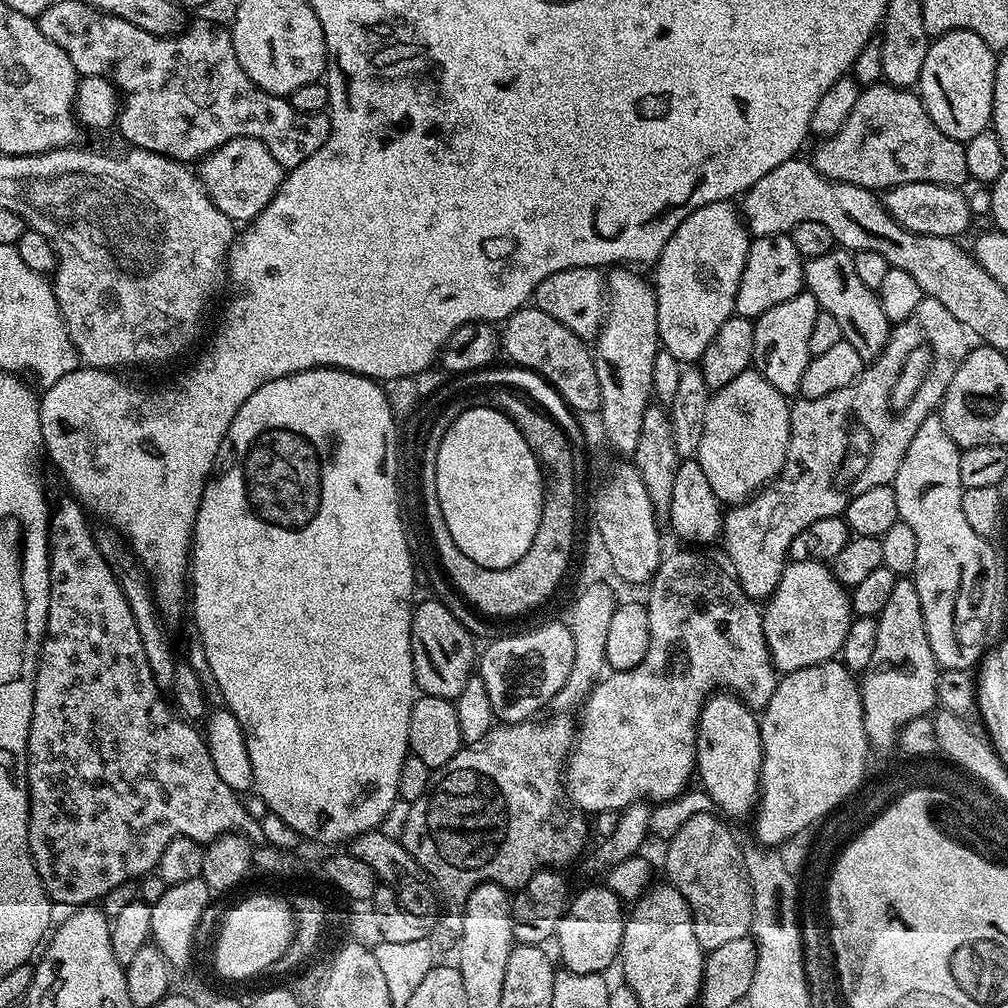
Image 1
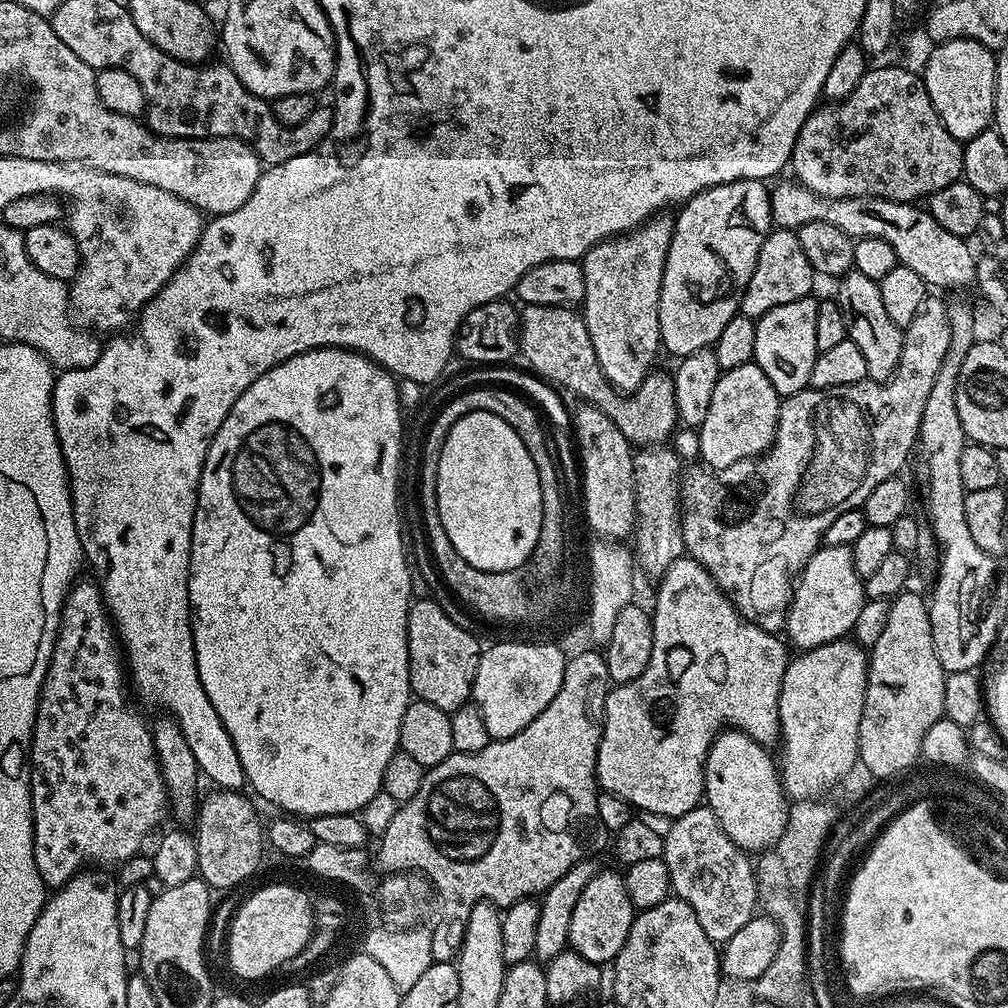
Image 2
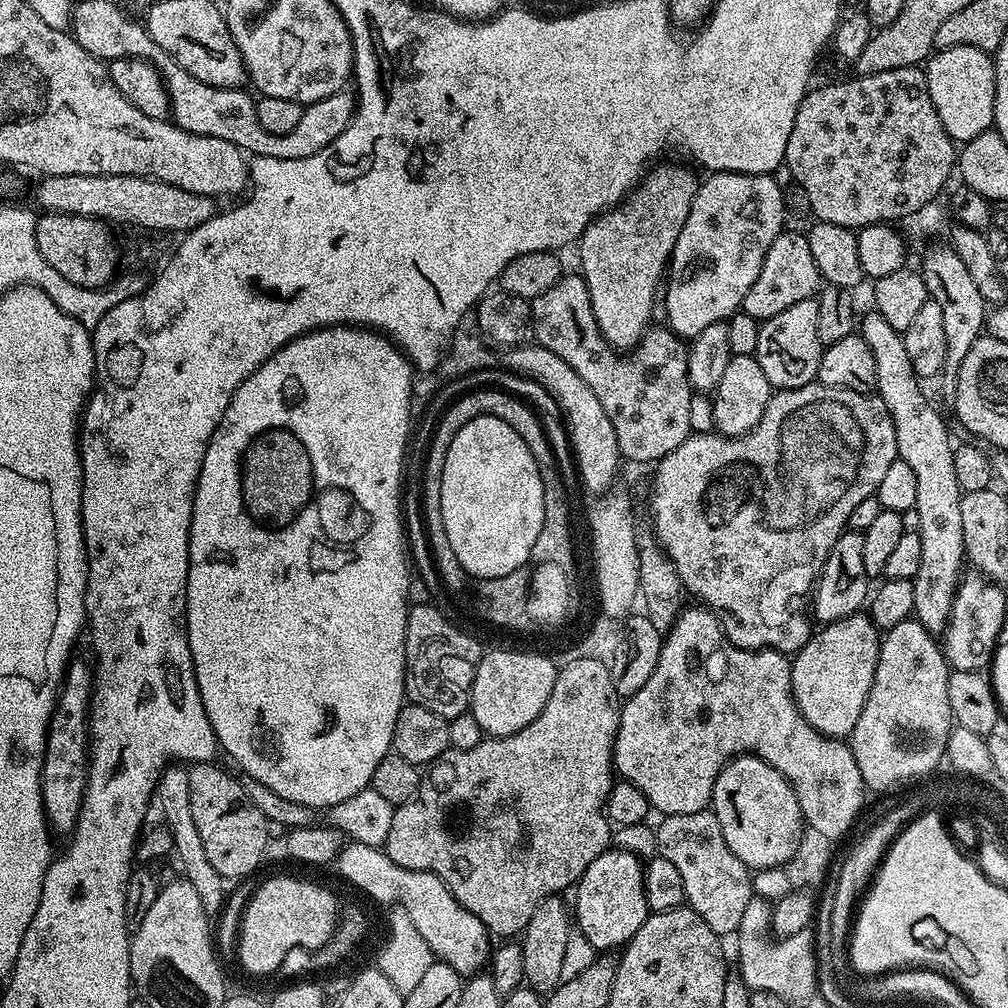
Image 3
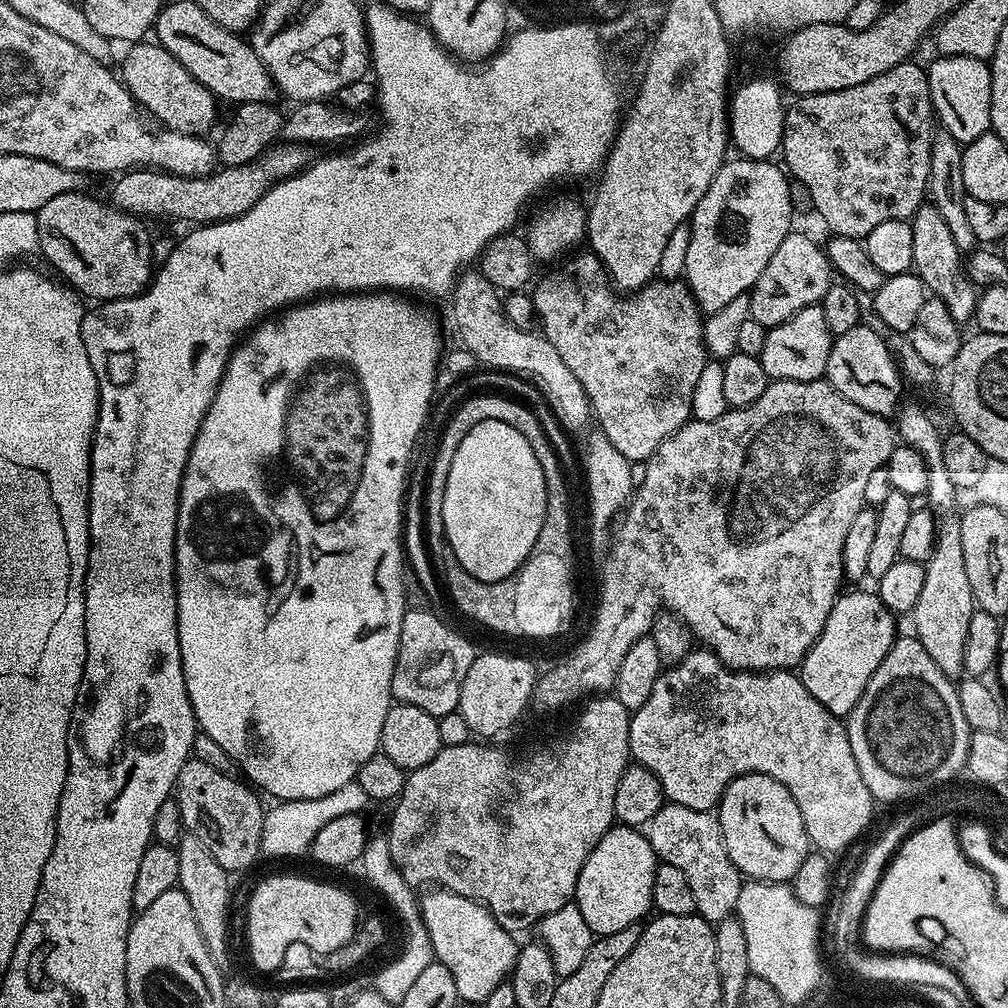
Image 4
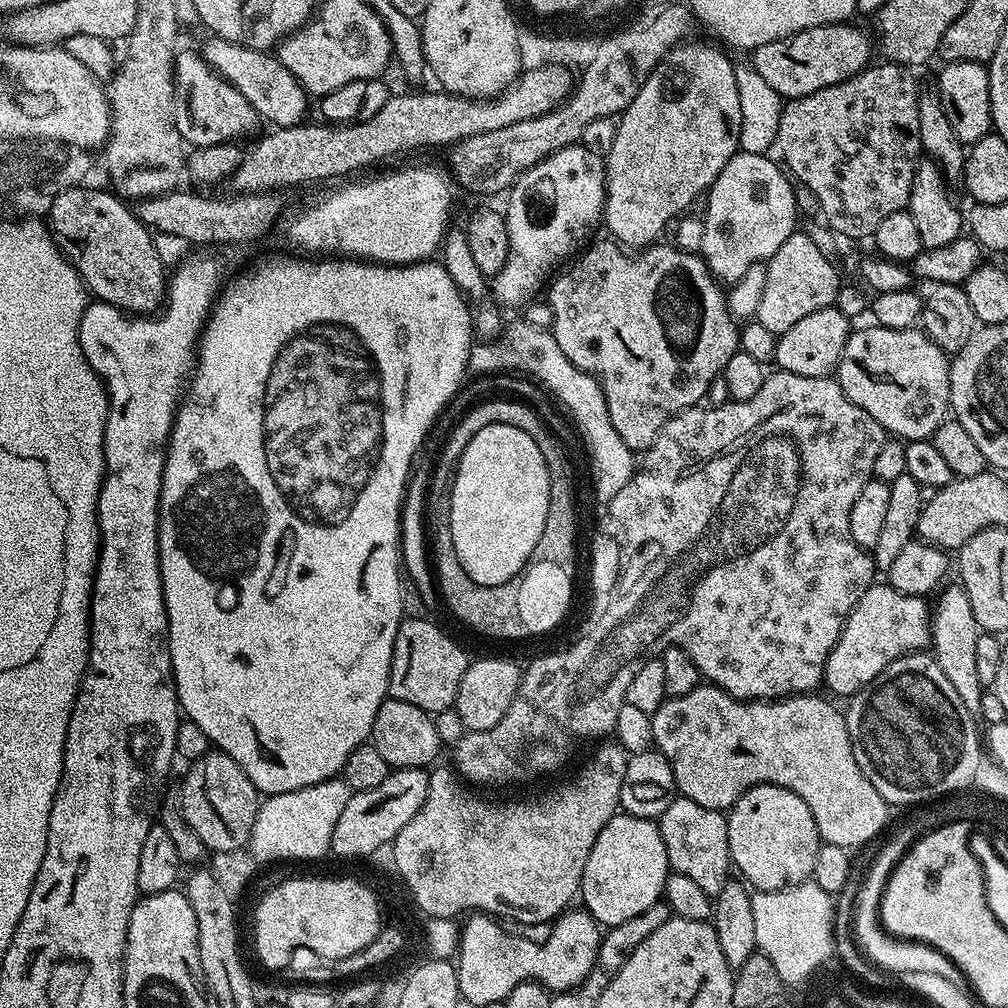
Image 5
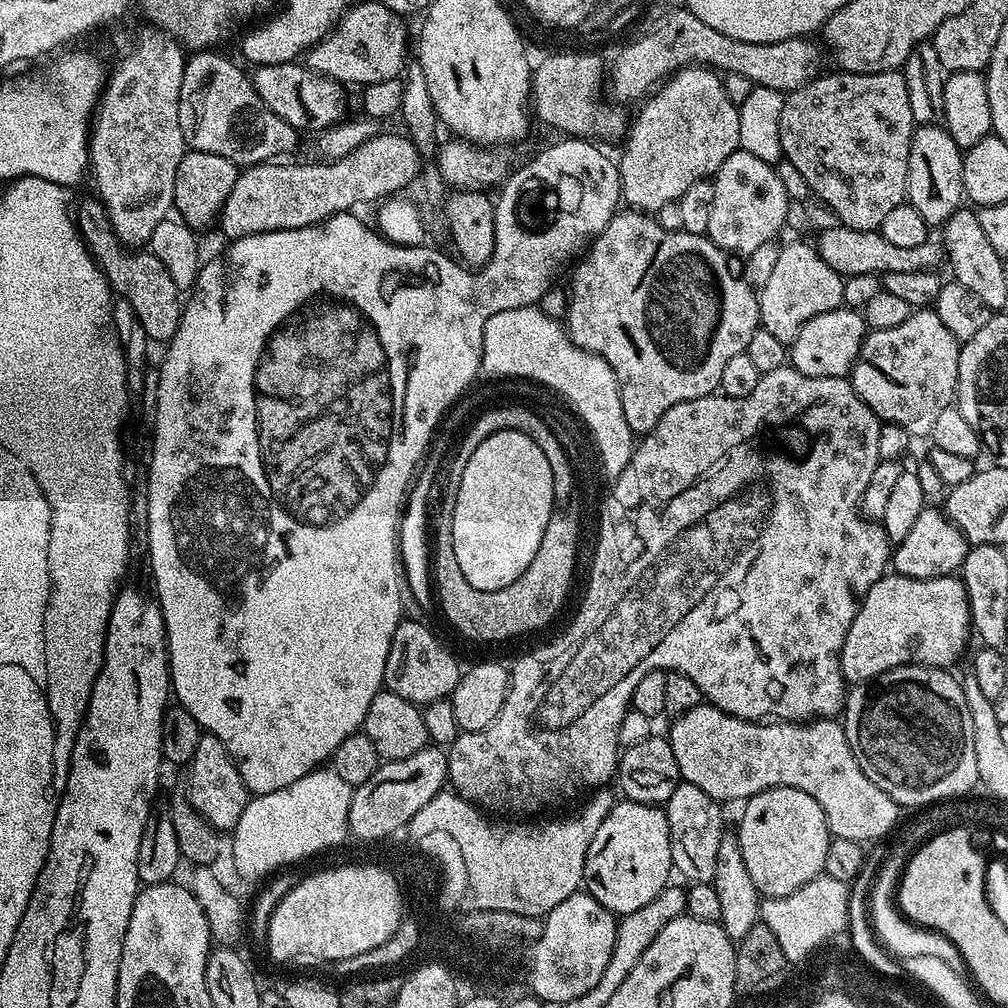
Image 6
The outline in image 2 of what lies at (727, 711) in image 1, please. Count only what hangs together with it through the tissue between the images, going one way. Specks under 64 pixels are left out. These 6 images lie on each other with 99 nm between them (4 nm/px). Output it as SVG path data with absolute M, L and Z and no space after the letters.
M722 730L710 746L704 763L704 800L718 818L722 830L749 854L771 849L786 829L790 801L780 782L780 770L765 745L754 742L745 732Z

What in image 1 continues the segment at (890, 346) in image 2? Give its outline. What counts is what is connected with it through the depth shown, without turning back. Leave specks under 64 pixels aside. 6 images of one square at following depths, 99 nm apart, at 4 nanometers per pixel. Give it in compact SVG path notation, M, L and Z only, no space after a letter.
M833 250L813 260L805 260L804 287L811 292L821 312L834 314L838 326L842 326L844 340L850 342L850 346L854 346L854 350L858 350L866 362L877 360L888 345L890 325L886 314L882 314L879 295L858 278L852 253Z

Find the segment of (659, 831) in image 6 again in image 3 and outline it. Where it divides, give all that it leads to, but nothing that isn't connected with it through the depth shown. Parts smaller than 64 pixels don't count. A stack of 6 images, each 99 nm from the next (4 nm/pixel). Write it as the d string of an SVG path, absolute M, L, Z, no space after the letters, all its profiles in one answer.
M609 847L608 851L598 854L590 866L582 874L582 878L574 886L576 892L576 908L574 904L574 924L581 934L586 936L590 945L597 950L620 950L629 940L638 934L642 922L648 917L648 903L644 893L644 864L632 852L624 848Z

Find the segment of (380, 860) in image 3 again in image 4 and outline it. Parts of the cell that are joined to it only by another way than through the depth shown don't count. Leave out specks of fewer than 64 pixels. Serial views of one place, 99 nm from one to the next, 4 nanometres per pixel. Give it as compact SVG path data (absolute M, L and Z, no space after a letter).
M434 888L427 892L430 893L419 901L420 912L435 959L452 973L457 997L463 1003L482 1004L511 975L520 949L517 939L480 903L448 889Z

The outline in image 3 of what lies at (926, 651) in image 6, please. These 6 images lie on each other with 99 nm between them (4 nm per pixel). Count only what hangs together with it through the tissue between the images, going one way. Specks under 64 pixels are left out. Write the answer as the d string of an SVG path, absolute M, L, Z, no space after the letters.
M859 611L853 616L823 625L791 657L792 696L802 718L806 718L806 722L810 722L810 726L823 736L851 737L874 682L881 639L871 615Z

